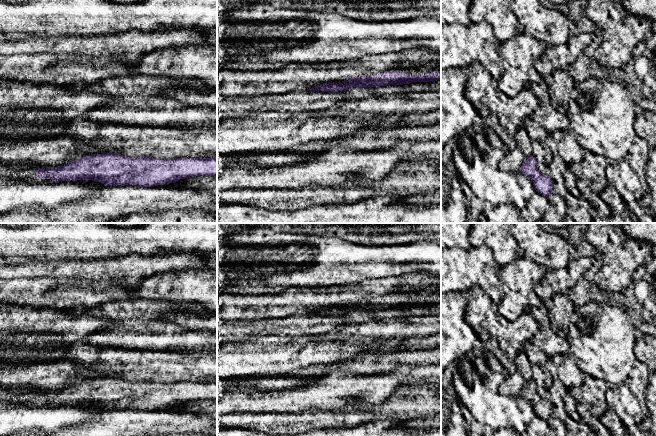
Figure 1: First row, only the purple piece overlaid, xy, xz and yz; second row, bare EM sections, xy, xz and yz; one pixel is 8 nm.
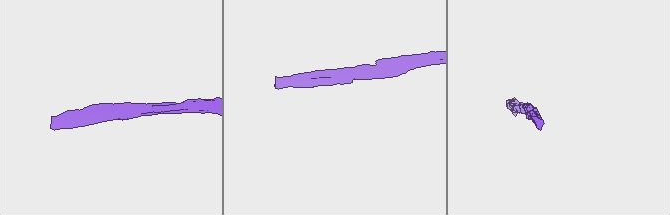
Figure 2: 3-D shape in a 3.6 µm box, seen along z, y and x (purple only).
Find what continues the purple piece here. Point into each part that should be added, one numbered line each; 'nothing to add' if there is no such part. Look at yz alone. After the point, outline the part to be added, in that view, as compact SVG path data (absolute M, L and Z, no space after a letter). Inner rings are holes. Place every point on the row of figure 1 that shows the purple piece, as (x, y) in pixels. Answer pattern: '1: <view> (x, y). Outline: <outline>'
nothing to add

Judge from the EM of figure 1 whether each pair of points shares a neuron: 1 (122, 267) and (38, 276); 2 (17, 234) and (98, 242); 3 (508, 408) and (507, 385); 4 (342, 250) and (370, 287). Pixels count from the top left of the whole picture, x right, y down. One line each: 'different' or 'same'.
1: same
2: same
3: different
4: different

